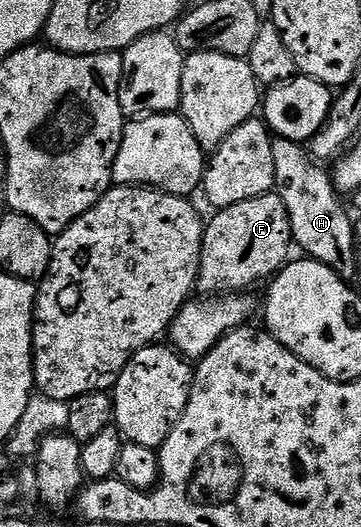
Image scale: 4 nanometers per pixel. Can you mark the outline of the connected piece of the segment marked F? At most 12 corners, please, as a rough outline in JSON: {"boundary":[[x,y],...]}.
{"boundary":[[276,194],[217,209],[199,293],[246,294],[291,259]]}

